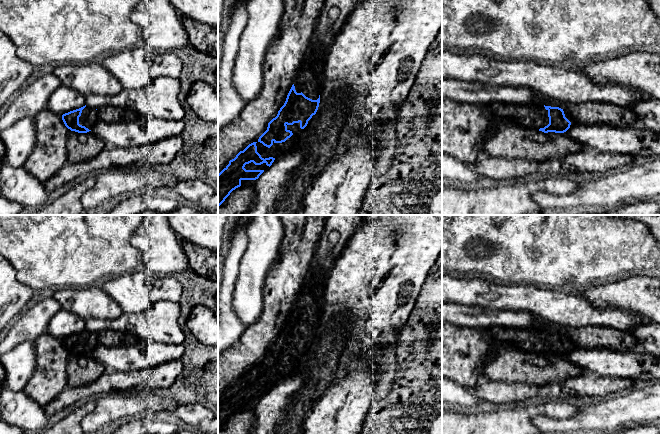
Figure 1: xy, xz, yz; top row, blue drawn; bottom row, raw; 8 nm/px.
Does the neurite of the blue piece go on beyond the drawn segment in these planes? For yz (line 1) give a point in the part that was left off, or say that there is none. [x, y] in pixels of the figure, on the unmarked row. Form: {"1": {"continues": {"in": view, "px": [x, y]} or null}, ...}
{"1": {"continues": {"in": "yz", "px": [535, 340]}}}

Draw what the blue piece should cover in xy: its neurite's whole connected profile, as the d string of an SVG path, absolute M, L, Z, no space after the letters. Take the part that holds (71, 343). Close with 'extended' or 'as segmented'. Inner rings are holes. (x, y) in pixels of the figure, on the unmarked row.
M86 329L62 339L65 350L71 355L87 357L99 345L98 334Z; extended

